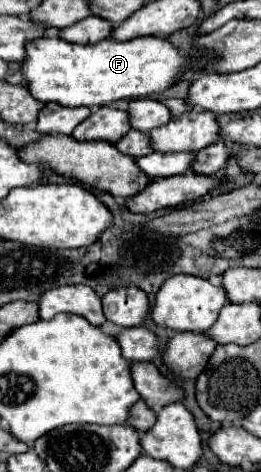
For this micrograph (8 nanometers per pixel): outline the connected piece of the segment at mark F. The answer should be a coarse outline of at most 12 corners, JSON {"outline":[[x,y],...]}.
{"outline":[[165,38],[25,44],[33,98],[75,108],[163,92],[189,66]]}

